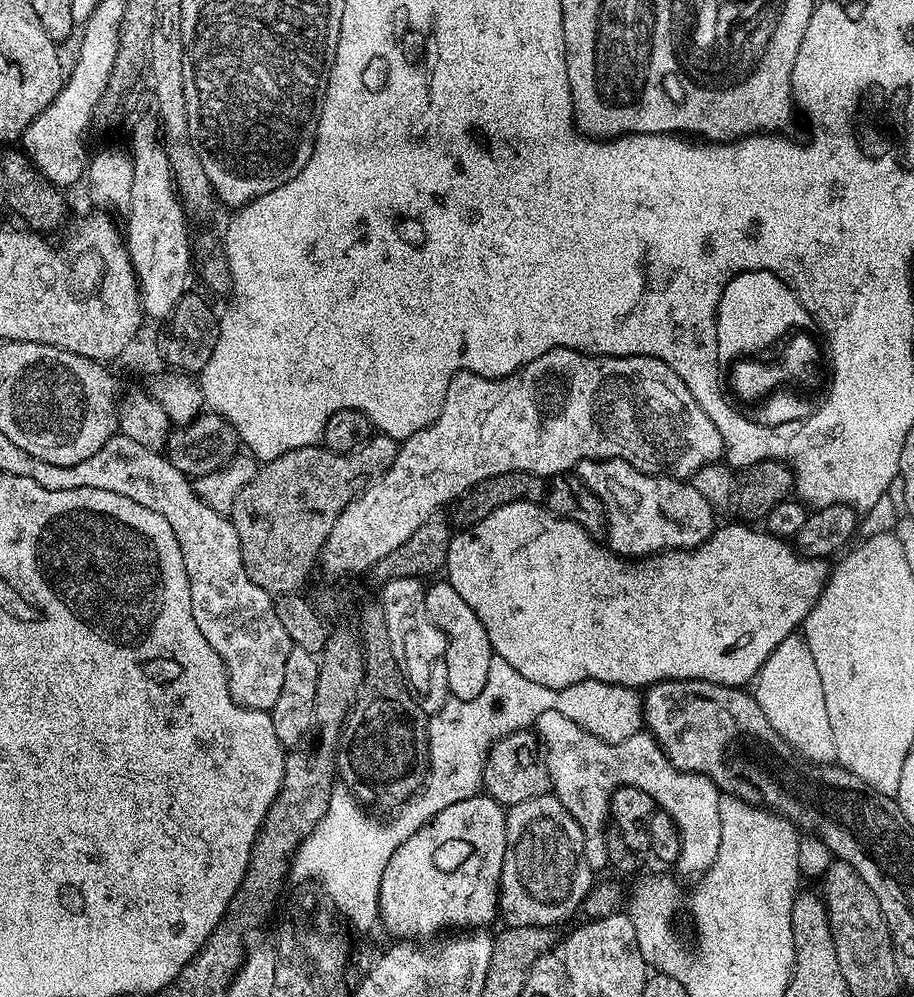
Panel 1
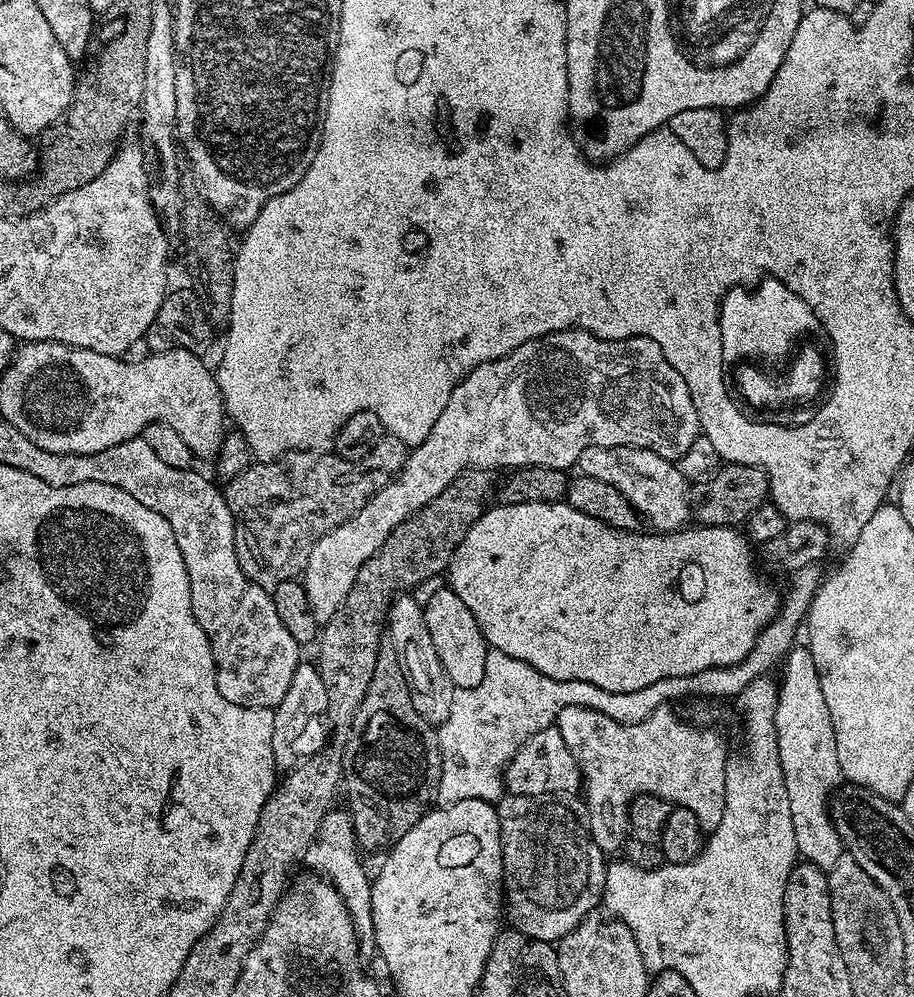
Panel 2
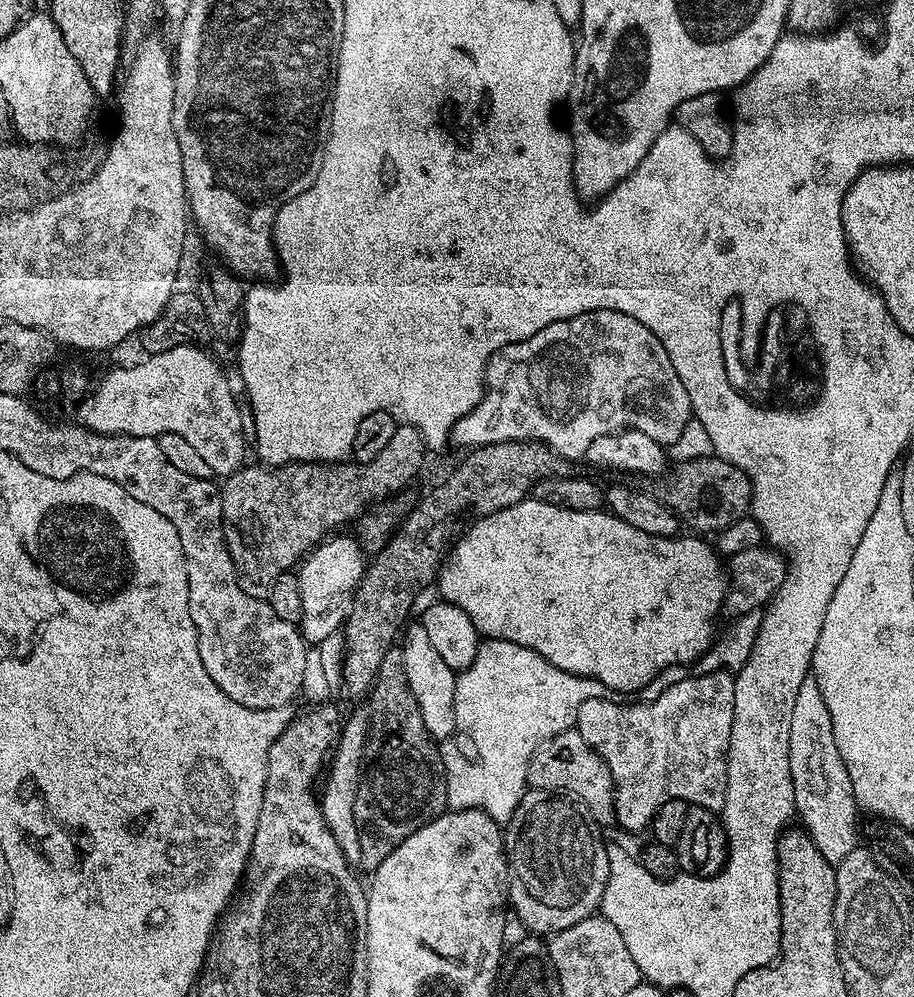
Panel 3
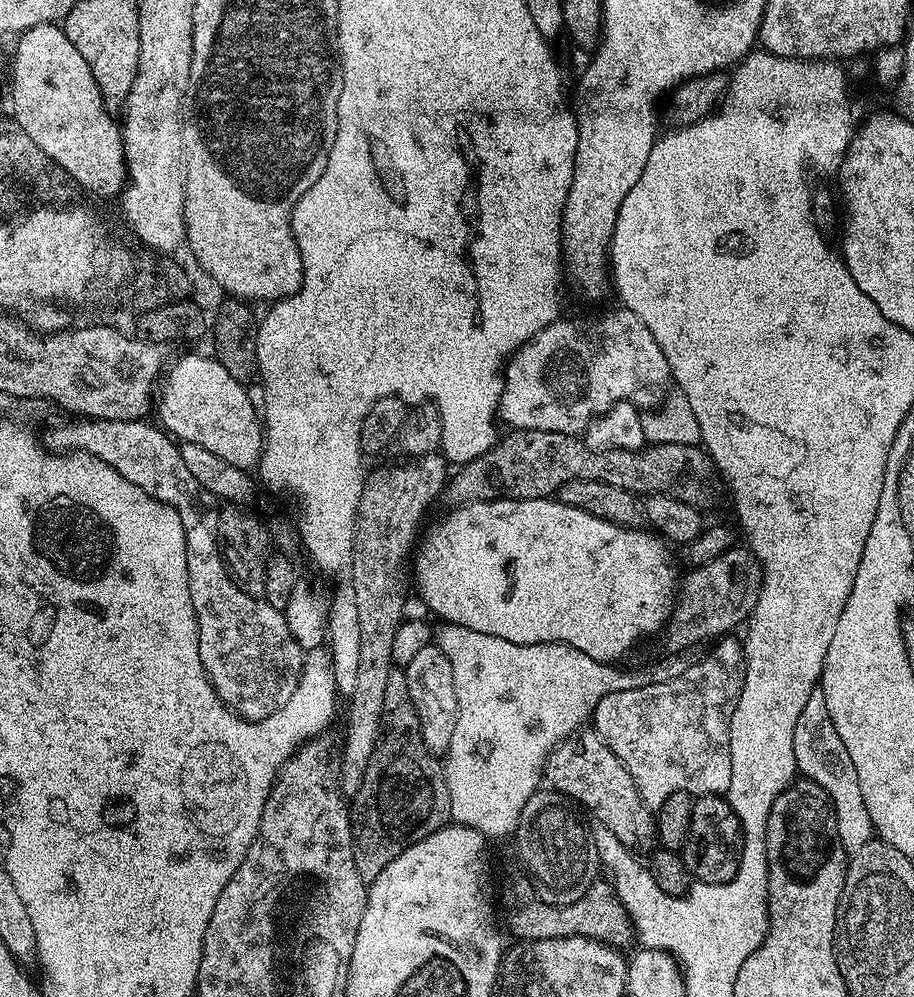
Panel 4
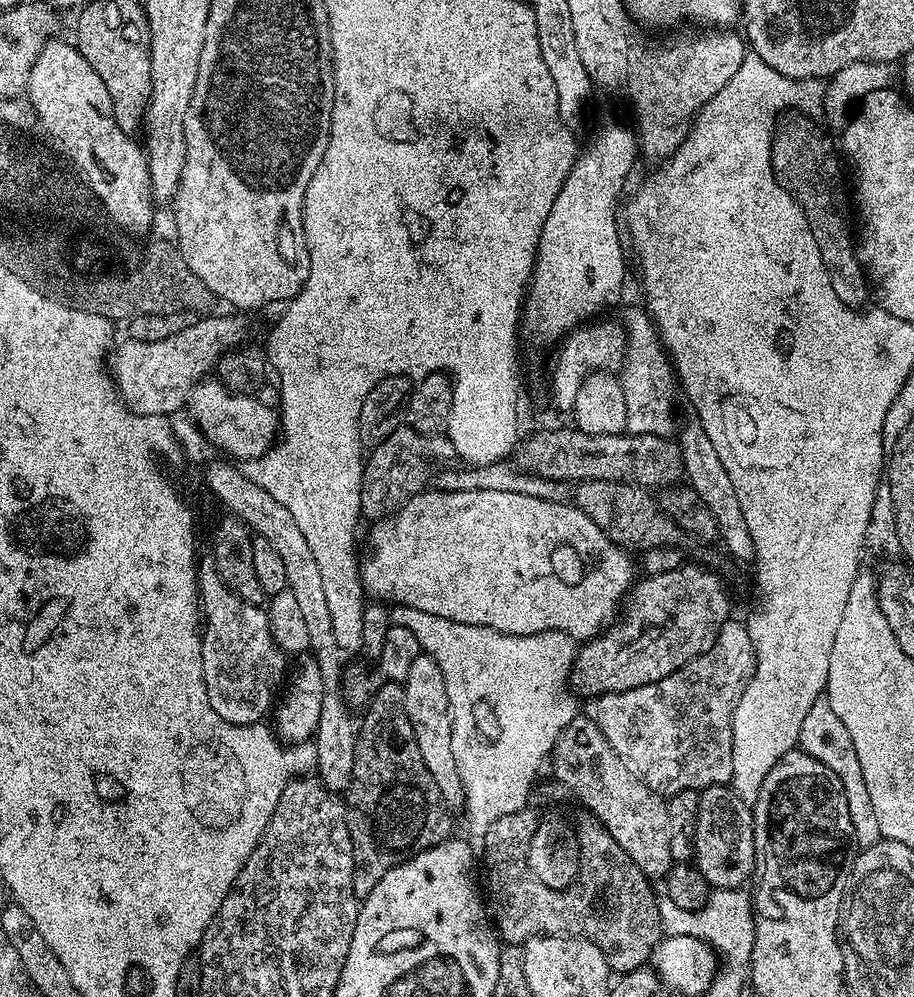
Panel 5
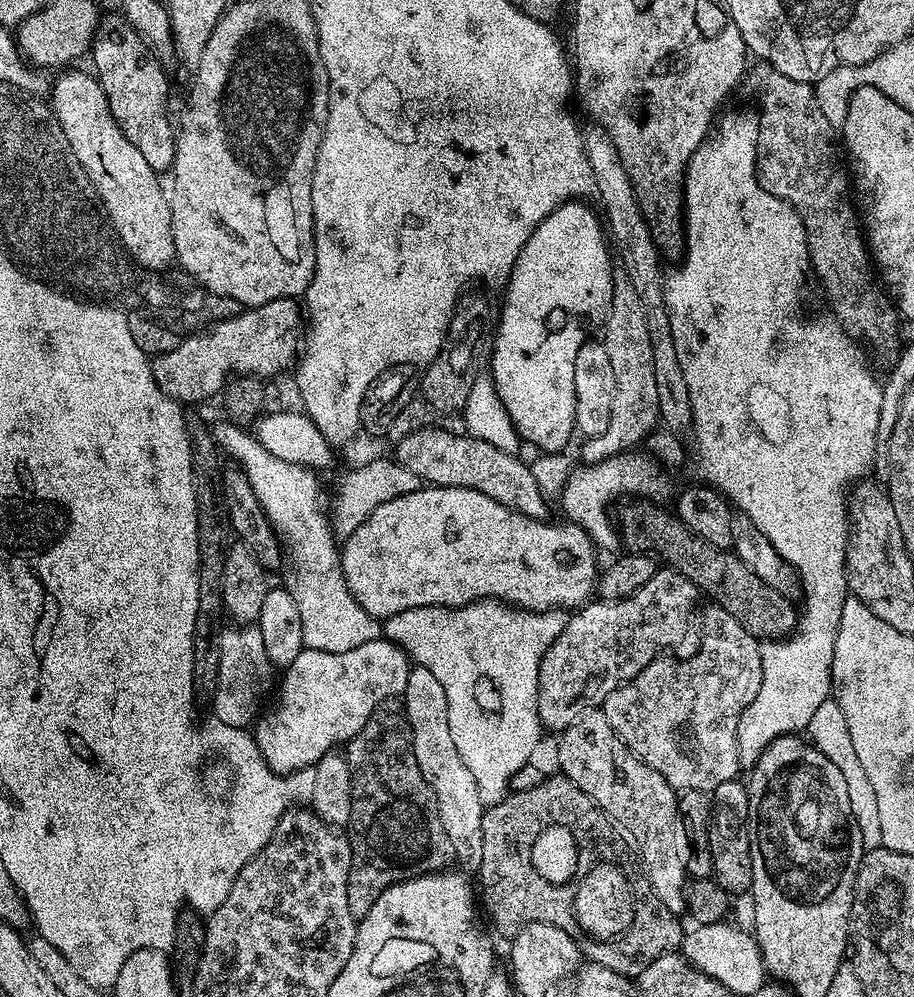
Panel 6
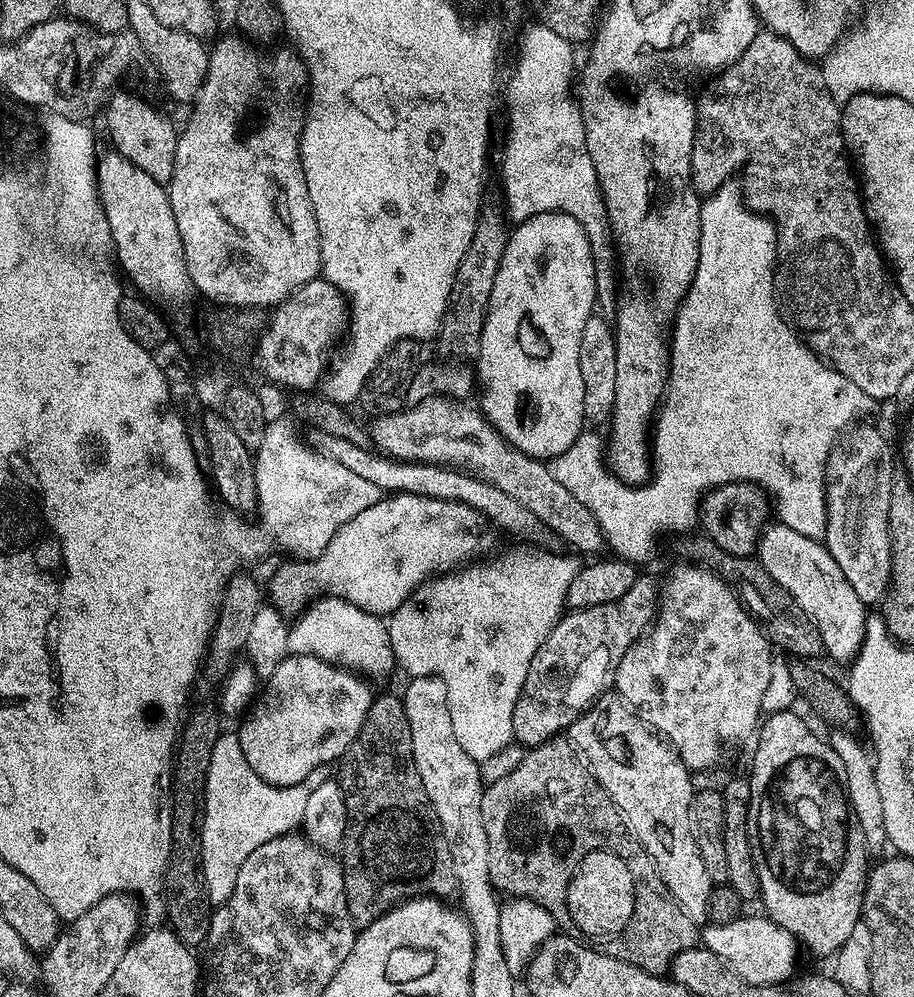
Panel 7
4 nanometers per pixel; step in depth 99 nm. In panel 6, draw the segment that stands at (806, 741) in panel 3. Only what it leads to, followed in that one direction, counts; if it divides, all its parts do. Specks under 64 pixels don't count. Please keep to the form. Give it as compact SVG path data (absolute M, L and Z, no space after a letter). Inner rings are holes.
M835 698L824 700L822 706L814 710L814 718L810 718L806 736L842 773L842 778L846 781L846 795L850 798L850 810L854 814L854 822L858 822L858 834L862 834L862 846L866 850L881 847L882 829L878 819L878 801L874 795L874 786L866 775L866 769L862 767L858 750L854 750L854 741L850 738L850 730L846 726L846 714L842 714L842 706Z

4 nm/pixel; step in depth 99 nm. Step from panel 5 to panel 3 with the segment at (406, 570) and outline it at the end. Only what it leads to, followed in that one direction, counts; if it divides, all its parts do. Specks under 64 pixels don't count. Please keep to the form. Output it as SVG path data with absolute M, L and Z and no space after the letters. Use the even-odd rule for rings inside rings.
M526 499L520 503L498 510L489 516L481 516L452 545L445 561L440 566L438 585L443 603L453 604L474 622L481 637L490 640L505 640L518 646L526 646L542 658L546 658L558 670L569 672L575 676L588 676L591 680L602 682L613 693L639 693L664 668L673 668L679 664L688 666L700 659L718 635L716 615L724 608L724 598L729 589L726 579L726 568L715 547L708 544L707 539L695 535L677 534L674 536L655 536L646 534L646 530L638 530L638 526L630 526L630 522L622 522L607 510L579 512L566 510L558 506L550 506L541 500Z

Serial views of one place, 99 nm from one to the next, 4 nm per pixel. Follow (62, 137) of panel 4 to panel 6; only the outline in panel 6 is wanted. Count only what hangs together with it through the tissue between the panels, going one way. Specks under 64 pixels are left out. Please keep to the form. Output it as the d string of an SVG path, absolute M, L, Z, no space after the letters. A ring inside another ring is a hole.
M72 70L61 71L64 73L51 85L52 115L60 123L60 129L66 134L72 153L76 156L78 163L84 167L90 182L96 188L101 205L108 211L108 221L114 226L116 237L122 242L122 246L143 268L147 268L151 273L171 269L176 260L174 238L172 237L172 205L165 185L164 188L160 185L161 177L146 163L146 158L142 158L142 153L130 143L130 138L126 138L126 134L122 134L118 122L114 122L114 114L110 114L106 102L106 94L95 75L91 71L68 71Z

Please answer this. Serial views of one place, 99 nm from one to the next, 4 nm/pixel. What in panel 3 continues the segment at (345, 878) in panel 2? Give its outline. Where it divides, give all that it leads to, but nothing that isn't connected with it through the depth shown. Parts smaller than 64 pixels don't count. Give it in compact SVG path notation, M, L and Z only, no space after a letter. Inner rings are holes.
M361 708L361 710L352 713L349 717L348 715L345 717L332 752L328 768L330 774L328 775L327 773L324 778L326 786L324 788L322 786L320 790L321 808L323 810L323 818L327 824L327 828L334 834L335 841L338 842L339 848L343 850L344 857L354 866L359 865L361 860L361 847L358 841L357 822L354 820L354 804L357 802L358 786L361 784L363 770L368 758L368 738L370 735L371 721L369 713L365 709Z

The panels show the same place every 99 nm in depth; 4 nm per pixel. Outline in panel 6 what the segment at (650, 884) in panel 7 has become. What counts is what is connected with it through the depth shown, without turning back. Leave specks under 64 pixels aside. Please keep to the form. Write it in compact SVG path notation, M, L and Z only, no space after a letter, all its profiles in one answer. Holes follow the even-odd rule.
M651 898L645 900L645 904L640 902L635 905L632 925L628 928L622 939L581 939L579 941L581 953L583 953L585 957L588 957L593 964L601 964L607 968L614 968L618 974L629 978L638 978L642 974L642 970L646 970L646 966L650 966L650 962L654 962L654 958L662 958L662 954L677 951L677 949L681 947L682 941L686 935L685 929L680 929L680 923L682 923L681 917L675 916L670 910L666 910L666 906L662 906L662 902Z

